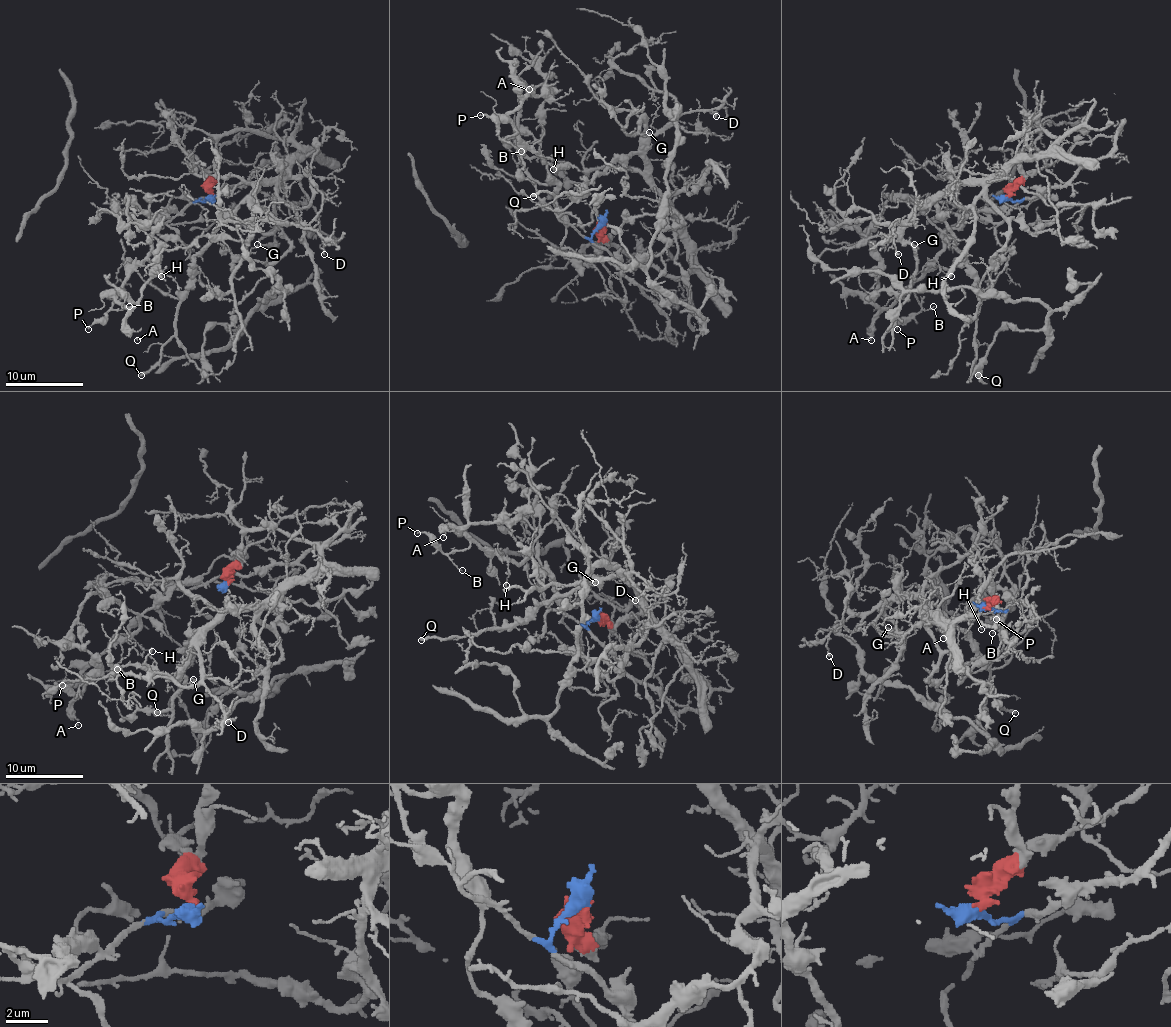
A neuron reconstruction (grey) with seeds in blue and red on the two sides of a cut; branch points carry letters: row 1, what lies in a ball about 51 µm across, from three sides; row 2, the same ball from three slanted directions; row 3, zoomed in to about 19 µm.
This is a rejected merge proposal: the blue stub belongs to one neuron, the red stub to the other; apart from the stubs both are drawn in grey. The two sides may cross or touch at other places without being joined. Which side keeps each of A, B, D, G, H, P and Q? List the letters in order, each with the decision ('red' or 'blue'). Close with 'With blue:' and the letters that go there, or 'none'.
A: blue
B: blue
D: red
G: red
H: blue
P: blue
Q: red
With blue: A, B, H, P

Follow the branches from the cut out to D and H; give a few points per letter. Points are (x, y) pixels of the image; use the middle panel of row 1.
D: (605, 226), (605, 239), (681, 277), (687, 234), (654, 183), (646, 144), (683, 114), (716, 116)
H: (605, 226), (585, 237), (571, 224), (556, 200), (556, 181), (540, 155), (548, 157), (554, 169)

